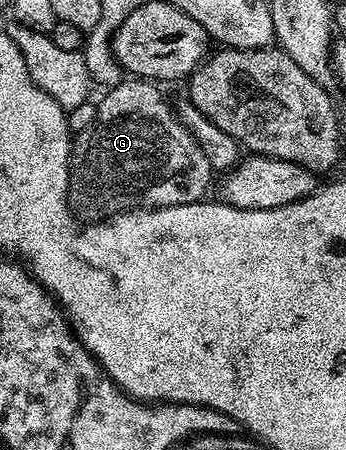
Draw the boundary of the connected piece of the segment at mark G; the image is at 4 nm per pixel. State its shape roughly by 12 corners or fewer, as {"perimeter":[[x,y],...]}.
{"perimeter":[[123,79],[72,141],[90,223],[192,205],[212,170],[149,79]]}

